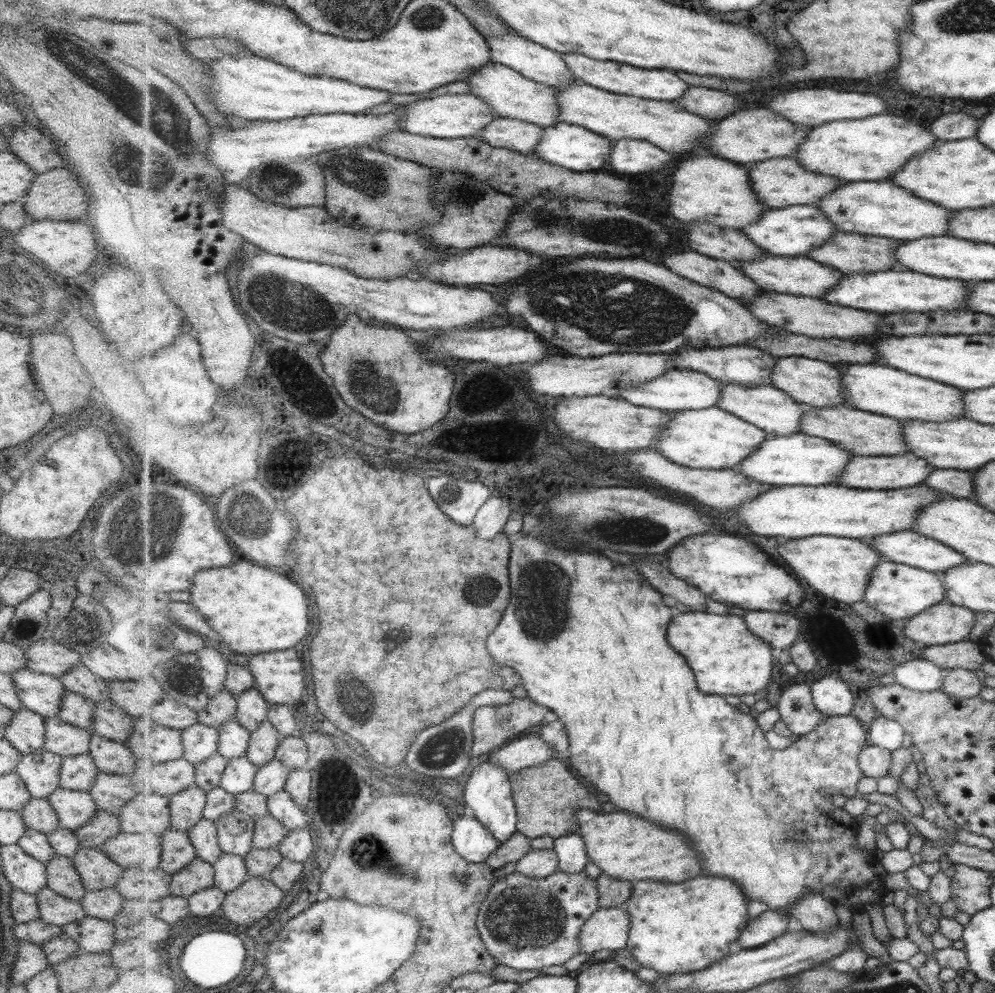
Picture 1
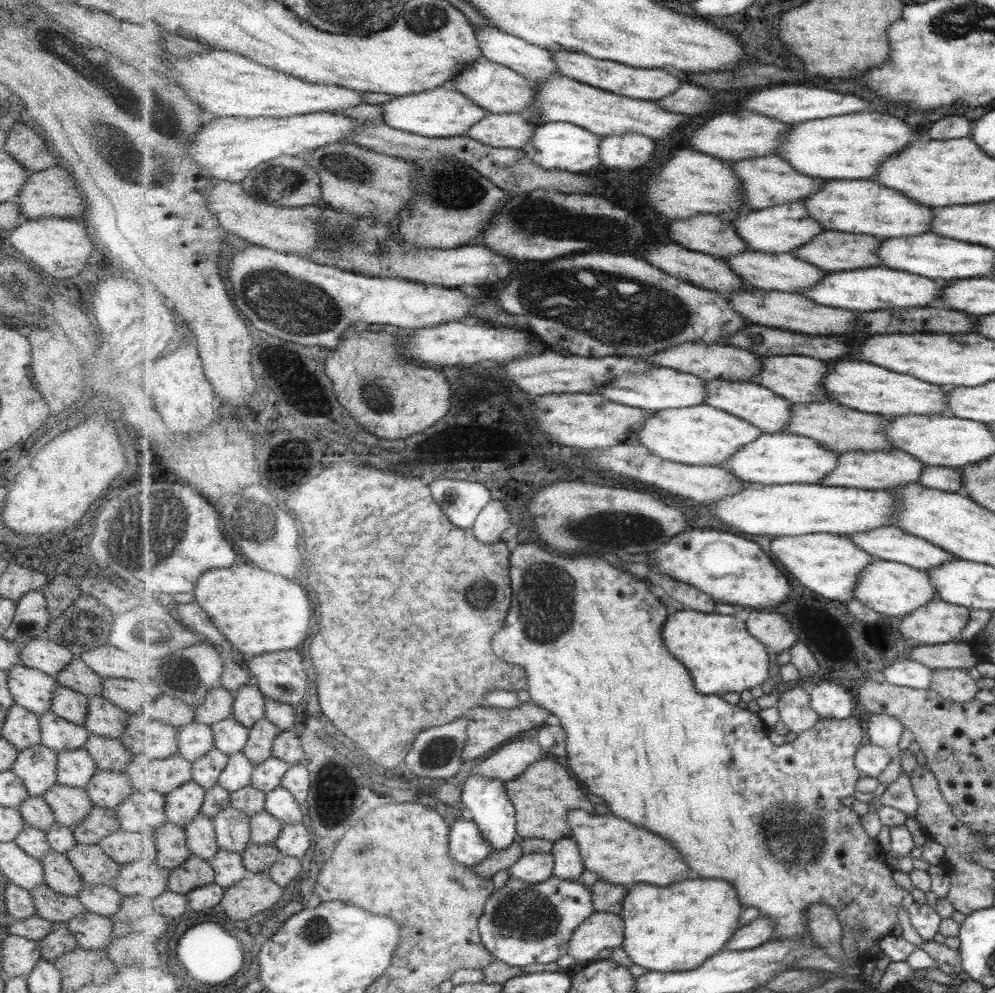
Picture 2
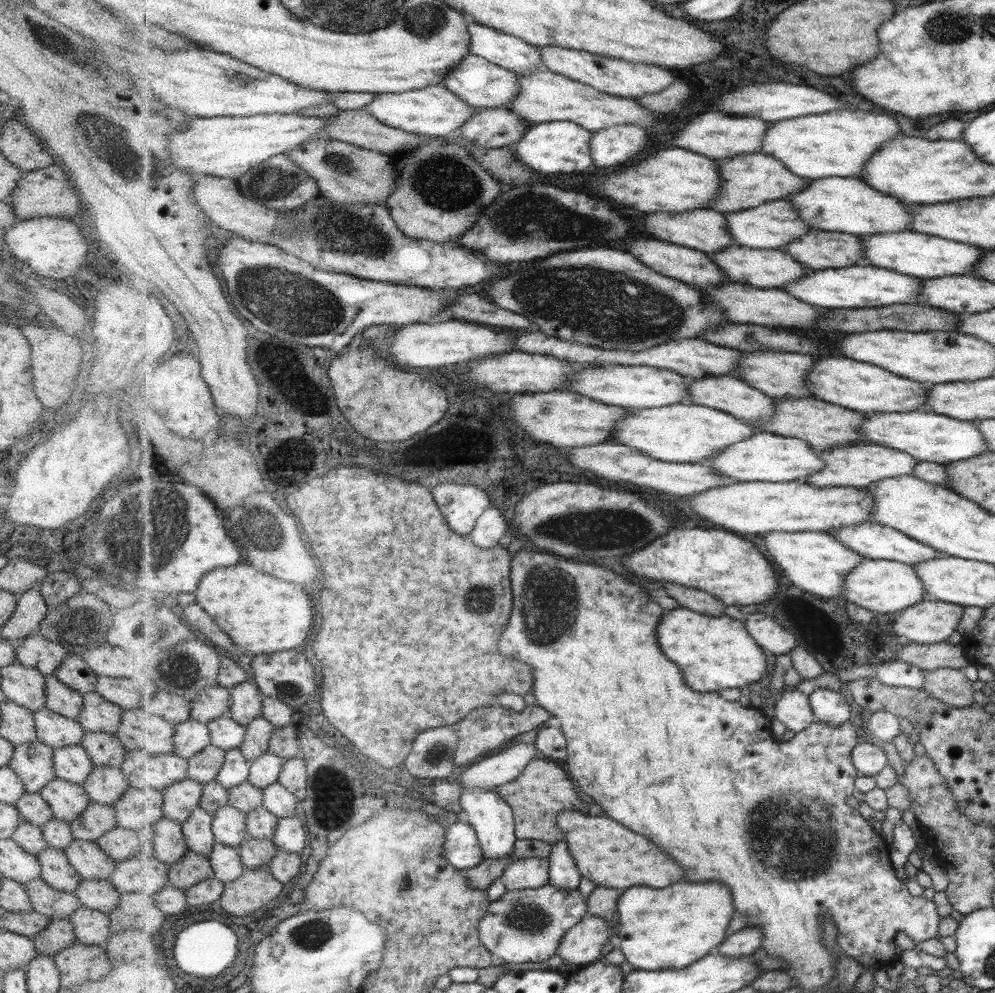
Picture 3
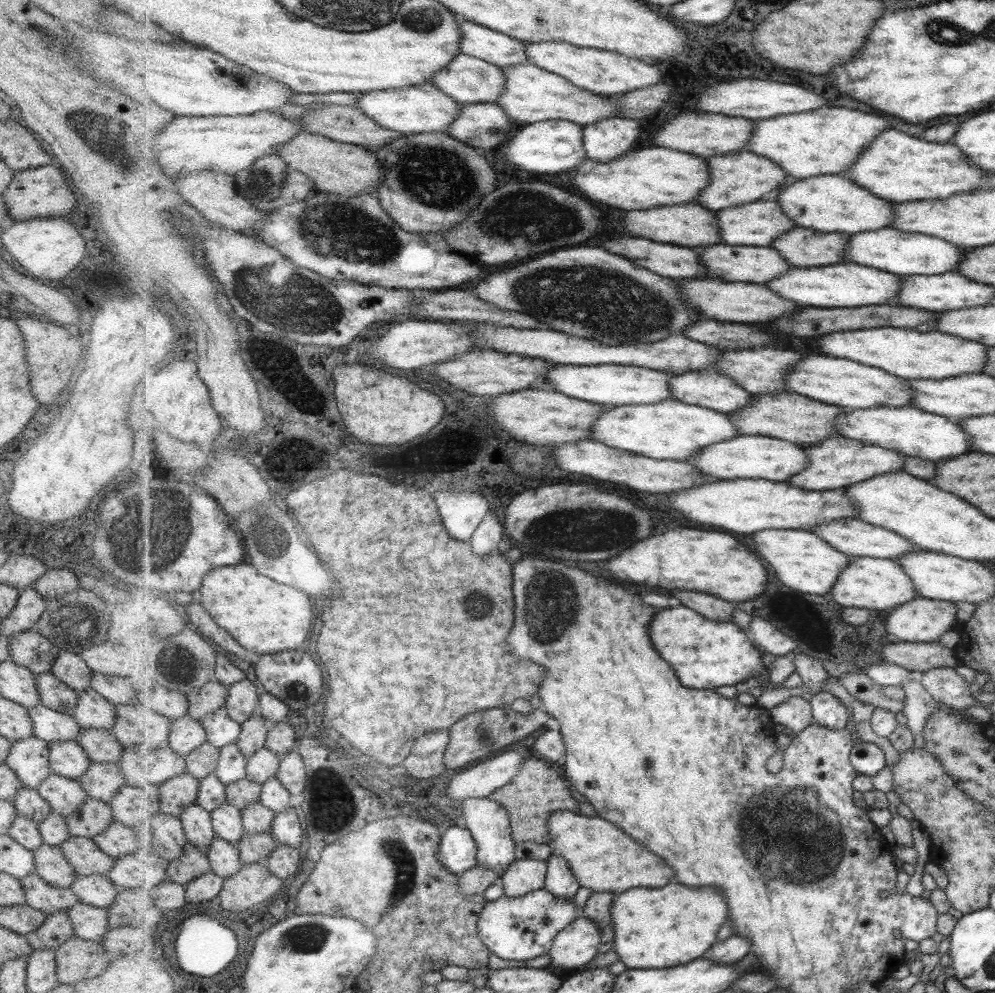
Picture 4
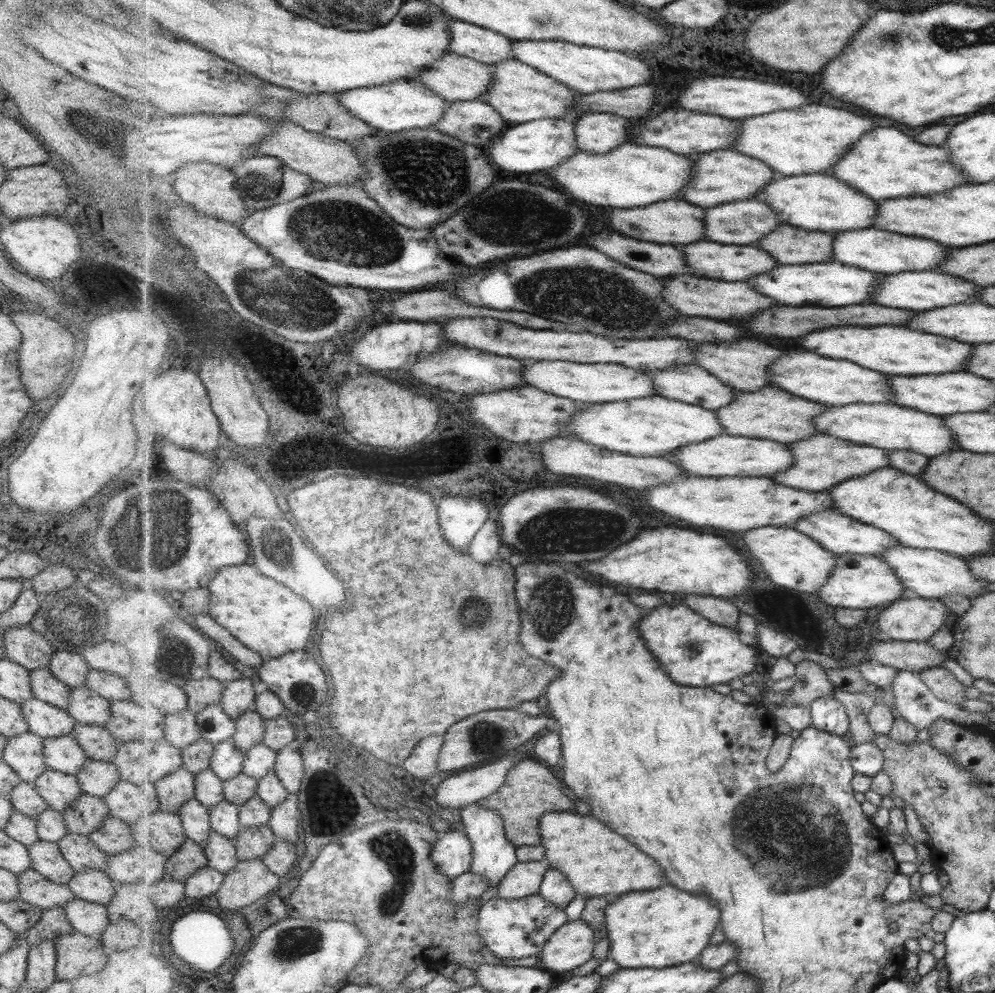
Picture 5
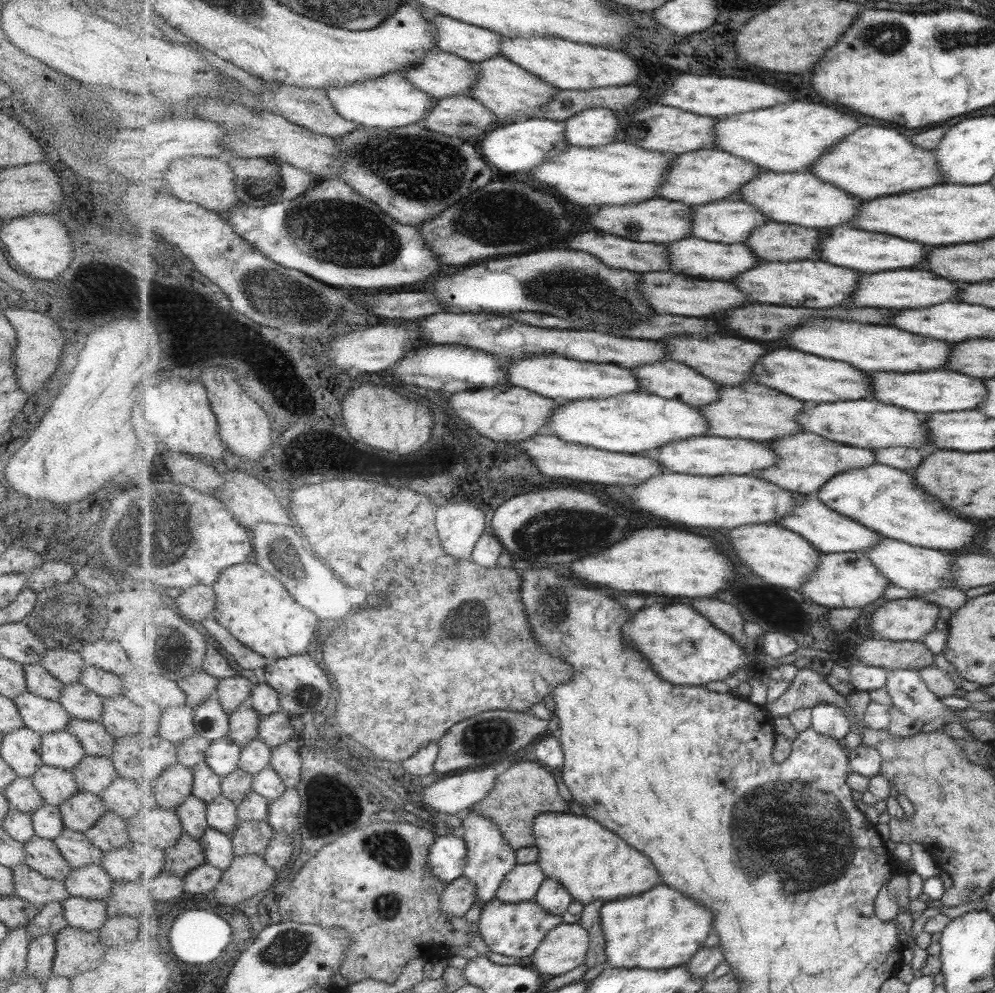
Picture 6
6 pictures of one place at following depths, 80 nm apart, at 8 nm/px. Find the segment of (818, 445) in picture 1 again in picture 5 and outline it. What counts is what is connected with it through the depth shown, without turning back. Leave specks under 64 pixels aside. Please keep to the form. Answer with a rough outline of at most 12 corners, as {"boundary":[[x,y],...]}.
{"boundary":[[720,434],[672,452],[699,477],[773,479],[789,445]]}

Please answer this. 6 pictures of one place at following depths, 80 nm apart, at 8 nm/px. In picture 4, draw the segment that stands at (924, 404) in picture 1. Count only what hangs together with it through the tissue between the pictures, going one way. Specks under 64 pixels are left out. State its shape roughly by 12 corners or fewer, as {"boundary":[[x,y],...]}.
{"boundary":[[808,355],[785,382],[849,410],[905,408],[910,381],[874,366]]}

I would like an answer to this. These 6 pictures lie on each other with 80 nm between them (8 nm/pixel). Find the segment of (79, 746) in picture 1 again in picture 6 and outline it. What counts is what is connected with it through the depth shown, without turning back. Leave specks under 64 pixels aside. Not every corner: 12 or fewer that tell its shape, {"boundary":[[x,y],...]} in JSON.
{"boundary":[[29,691],[13,698],[24,727],[40,735],[66,730],[59,702]]}

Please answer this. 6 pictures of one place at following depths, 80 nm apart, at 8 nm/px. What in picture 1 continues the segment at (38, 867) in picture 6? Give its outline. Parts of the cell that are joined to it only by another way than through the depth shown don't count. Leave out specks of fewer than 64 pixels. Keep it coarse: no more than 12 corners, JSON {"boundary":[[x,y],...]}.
{"boundary":[[70,857],[46,865],[46,887],[75,902],[86,891]]}

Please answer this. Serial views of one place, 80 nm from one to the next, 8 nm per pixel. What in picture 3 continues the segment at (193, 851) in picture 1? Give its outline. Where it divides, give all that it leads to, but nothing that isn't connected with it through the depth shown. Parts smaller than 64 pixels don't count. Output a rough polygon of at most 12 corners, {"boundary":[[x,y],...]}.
{"boundary":[[181,823],[152,829],[157,860],[170,866],[190,850]]}

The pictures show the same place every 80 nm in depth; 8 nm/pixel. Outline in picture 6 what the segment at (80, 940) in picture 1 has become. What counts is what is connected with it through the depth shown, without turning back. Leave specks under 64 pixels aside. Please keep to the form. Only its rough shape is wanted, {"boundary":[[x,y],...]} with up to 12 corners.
{"boundary":[[69,896],[61,902],[68,926],[97,931],[106,901]]}

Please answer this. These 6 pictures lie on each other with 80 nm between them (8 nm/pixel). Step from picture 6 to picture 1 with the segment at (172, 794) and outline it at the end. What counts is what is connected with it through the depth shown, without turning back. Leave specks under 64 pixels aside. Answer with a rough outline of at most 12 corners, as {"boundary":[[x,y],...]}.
{"boundary":[[197,784],[171,797],[172,826],[189,833],[204,818]]}

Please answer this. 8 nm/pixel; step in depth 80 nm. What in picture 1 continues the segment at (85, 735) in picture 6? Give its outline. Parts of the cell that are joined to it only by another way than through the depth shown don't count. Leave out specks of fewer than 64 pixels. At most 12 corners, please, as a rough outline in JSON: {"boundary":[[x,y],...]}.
{"boundary":[[92,734],[98,772],[128,775],[137,765],[124,743]]}

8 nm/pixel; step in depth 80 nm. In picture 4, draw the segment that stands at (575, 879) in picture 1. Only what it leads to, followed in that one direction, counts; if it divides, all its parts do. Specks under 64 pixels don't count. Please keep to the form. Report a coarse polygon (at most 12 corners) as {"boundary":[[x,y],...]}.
{"boundary":[[543,888],[489,901],[478,930],[499,958],[549,955],[583,912]]}

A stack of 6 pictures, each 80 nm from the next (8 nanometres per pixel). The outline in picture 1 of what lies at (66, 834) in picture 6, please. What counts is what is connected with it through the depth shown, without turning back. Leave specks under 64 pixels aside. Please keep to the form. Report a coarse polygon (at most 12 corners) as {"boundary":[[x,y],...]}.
{"boundary":[[99,848],[70,859],[85,890],[114,887],[121,866]]}

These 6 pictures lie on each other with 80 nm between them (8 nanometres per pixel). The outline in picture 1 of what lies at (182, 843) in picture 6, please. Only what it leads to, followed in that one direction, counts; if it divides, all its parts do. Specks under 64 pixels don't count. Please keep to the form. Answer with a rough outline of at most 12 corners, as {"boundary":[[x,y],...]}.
{"boundary":[[197,857],[174,875],[172,894],[188,899],[215,887],[215,867]]}

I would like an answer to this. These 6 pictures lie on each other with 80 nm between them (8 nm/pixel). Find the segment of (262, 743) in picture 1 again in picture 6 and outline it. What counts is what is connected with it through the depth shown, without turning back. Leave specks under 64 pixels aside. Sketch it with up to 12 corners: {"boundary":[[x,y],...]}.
{"boundary":[[247,700],[230,714],[229,738],[242,749],[260,738],[263,715]]}

